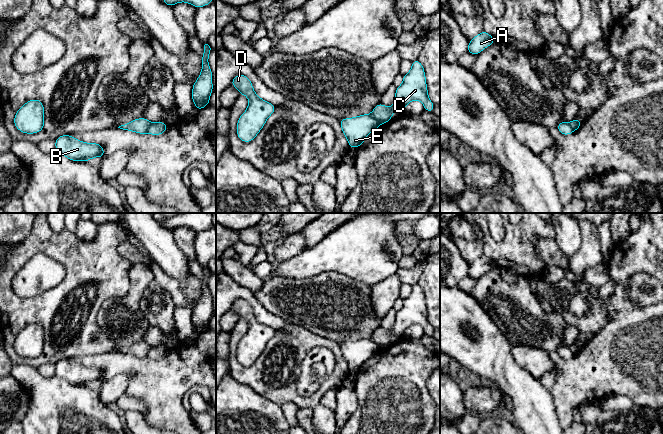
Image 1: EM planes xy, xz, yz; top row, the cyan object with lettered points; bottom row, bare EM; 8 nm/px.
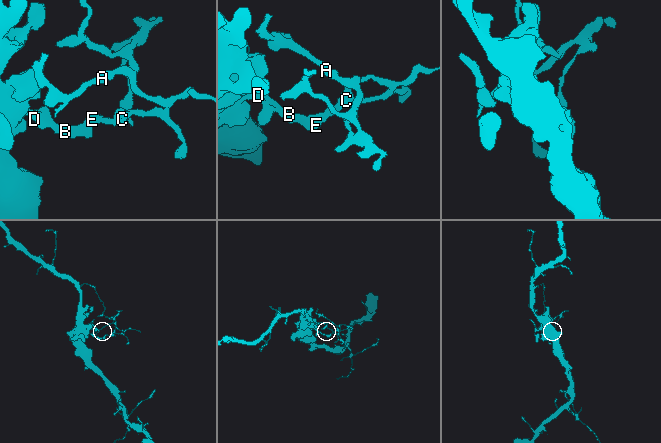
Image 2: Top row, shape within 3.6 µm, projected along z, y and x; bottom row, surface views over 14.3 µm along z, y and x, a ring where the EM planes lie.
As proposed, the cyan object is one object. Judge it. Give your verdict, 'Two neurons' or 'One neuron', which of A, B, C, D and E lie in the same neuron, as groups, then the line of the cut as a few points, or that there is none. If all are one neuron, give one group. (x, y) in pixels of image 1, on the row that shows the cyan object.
Two neurons. Groups: A C / B D E. Split along xz (371, 114), (380, 123)

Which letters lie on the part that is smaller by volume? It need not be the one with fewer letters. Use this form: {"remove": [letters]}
{"remove": ["A", "C"]}

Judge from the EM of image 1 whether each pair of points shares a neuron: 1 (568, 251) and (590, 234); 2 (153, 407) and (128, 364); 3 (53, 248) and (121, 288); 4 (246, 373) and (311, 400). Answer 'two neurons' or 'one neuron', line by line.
1: two neurons
2: one neuron
3: one neuron
4: one neuron

